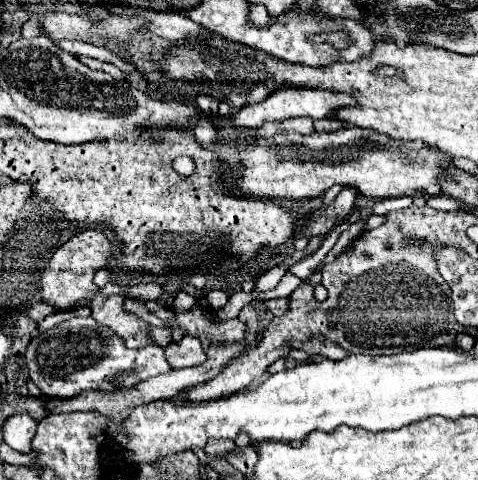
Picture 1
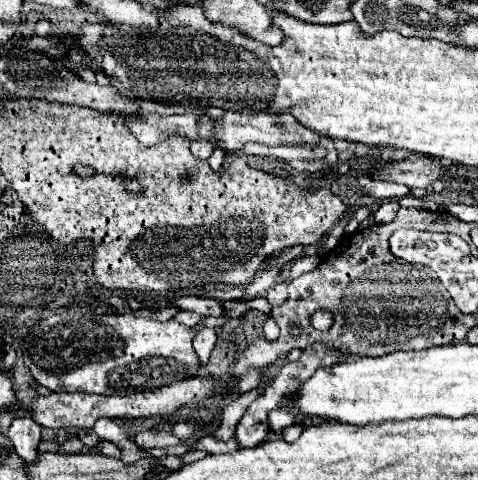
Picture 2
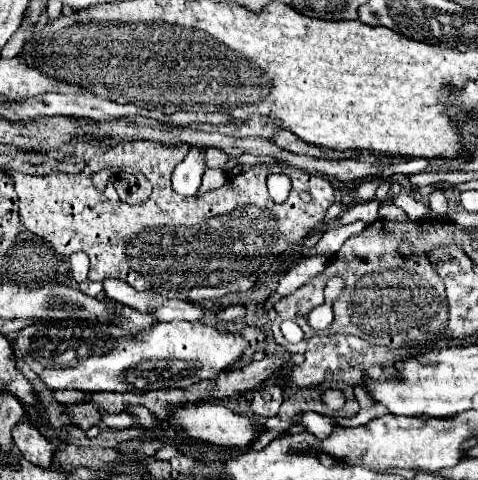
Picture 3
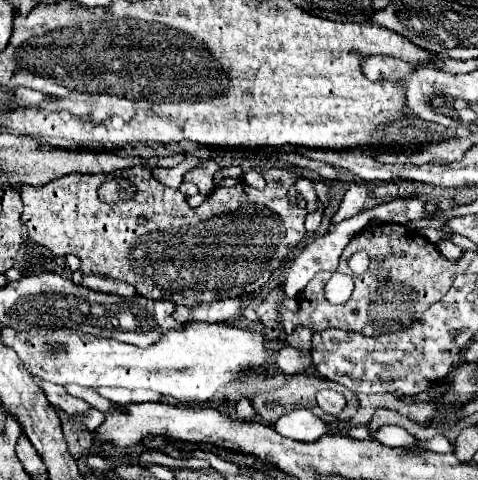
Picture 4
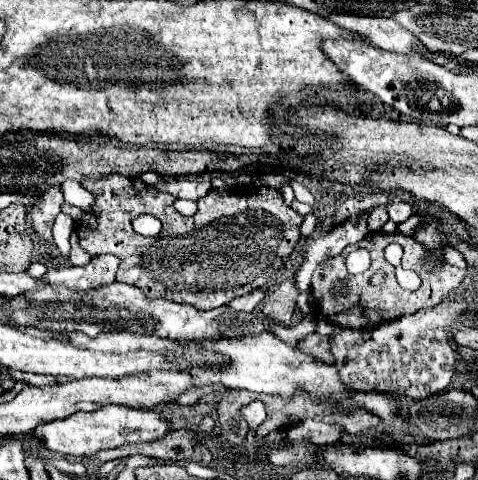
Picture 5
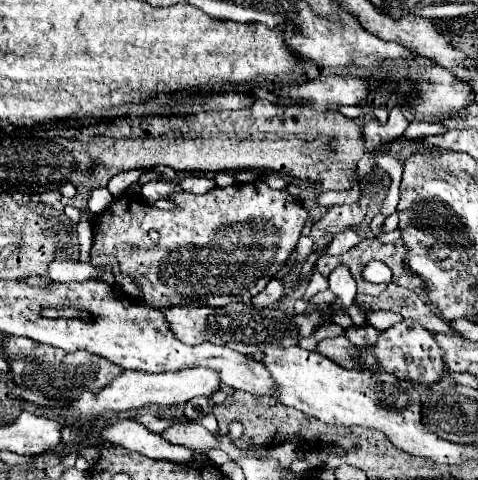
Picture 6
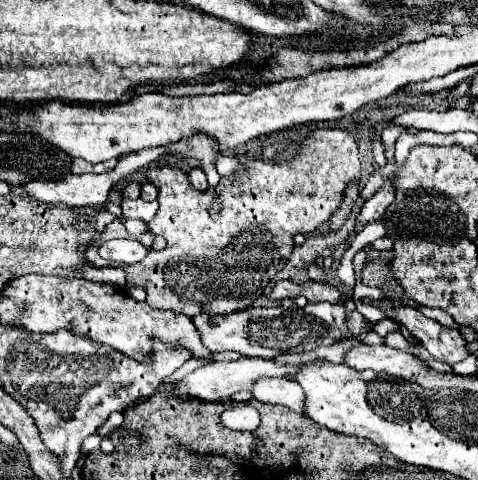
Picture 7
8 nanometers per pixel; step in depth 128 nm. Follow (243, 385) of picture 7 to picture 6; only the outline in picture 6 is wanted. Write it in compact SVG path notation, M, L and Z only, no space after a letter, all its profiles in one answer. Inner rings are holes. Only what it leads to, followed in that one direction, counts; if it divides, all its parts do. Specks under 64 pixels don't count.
M188 368L178 372L160 372L160 374L148 374L148 372L136 372L136 370L124 370L116 380L112 380L110 386L102 388L98 394L92 394L88 390L80 392L78 398L72 400L72 412L76 416L100 416L106 412L124 412L132 408L142 408L148 404L158 404L162 408L174 406L174 404L186 404L188 400L196 396L210 398L214 392L220 390L220 376L218 372L212 372L208 368Z

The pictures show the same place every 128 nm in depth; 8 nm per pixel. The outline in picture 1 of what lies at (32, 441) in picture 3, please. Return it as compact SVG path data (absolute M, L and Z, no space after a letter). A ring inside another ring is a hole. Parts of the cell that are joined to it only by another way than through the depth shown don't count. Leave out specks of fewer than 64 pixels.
M28 414L10 416L4 422L4 442L22 454L28 454L36 428L38 428L38 422Z

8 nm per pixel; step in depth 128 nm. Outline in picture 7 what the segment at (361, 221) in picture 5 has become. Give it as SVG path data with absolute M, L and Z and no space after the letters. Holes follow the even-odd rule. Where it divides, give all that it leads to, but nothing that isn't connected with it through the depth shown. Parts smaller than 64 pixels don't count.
M370 222L370 224L366 224L366 226L354 236L350 248L348 248L344 254L348 254L348 258L354 258L354 254L356 254L358 250L362 250L366 244L370 244L370 242L382 238L382 236L384 236L384 224L382 224L382 222Z

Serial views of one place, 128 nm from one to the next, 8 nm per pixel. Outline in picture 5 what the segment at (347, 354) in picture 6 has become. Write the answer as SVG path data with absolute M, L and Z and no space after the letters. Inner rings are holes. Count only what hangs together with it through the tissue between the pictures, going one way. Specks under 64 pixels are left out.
M310 334L310 336L306 336L306 338L298 344L298 348L300 348L302 352L306 352L306 354L318 358L318 360L324 360L326 364L334 364L334 360L332 360L334 356L330 354L330 348L328 348L330 340L332 340L332 336Z

